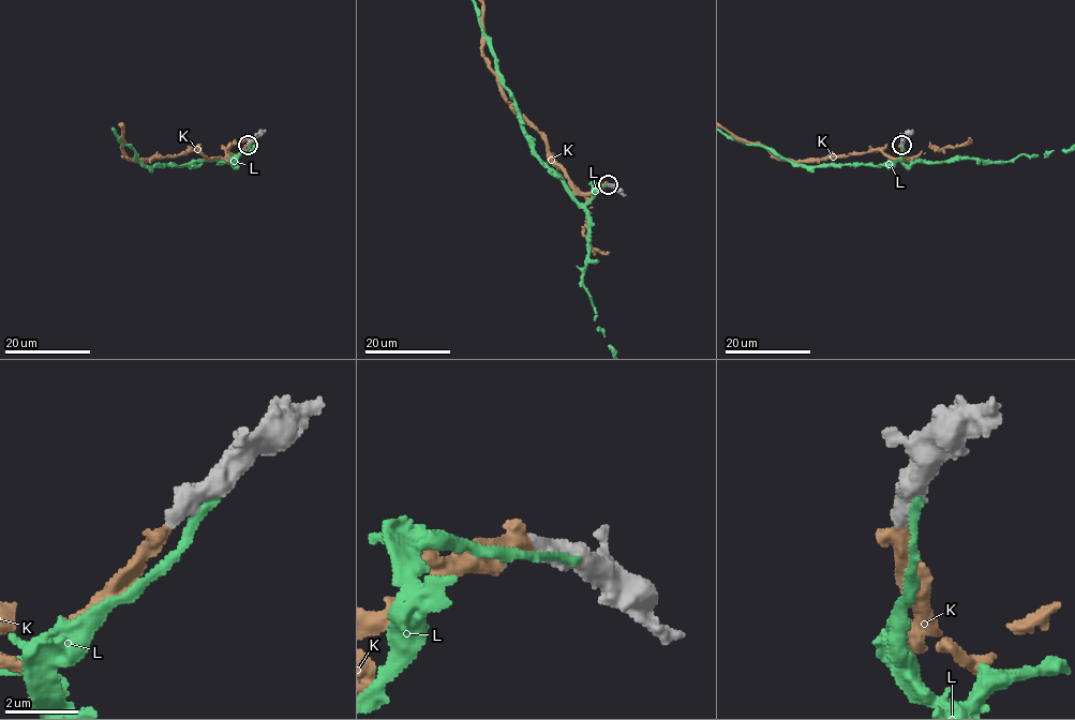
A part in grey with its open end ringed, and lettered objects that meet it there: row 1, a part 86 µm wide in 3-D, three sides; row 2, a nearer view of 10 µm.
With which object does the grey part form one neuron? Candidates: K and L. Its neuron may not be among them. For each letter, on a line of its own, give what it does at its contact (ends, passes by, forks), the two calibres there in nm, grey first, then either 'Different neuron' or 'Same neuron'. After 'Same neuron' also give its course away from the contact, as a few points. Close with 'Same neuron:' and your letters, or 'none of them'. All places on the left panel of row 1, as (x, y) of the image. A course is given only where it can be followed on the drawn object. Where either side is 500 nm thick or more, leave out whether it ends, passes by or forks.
K: It ends there. Thickness 460 nm (grey) against 400 nm. Same neuron
L: Thickness 550 nm (grey) against 280 nm. Different neuron
Same neuron: K

